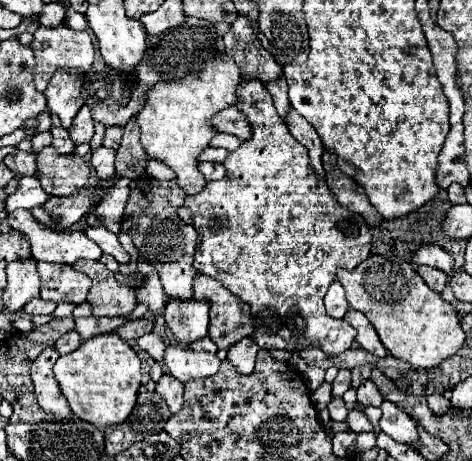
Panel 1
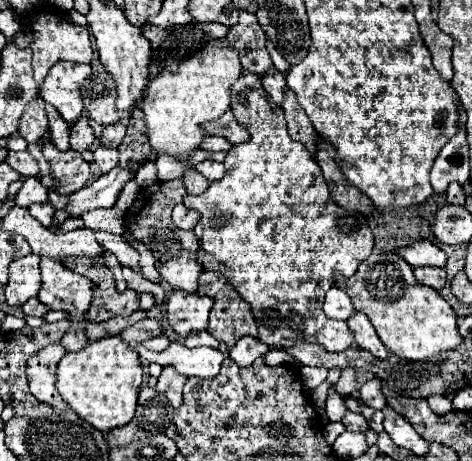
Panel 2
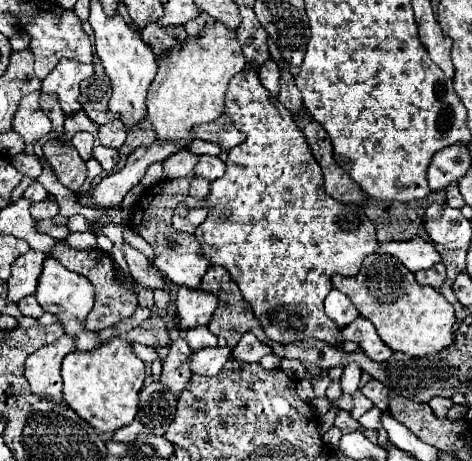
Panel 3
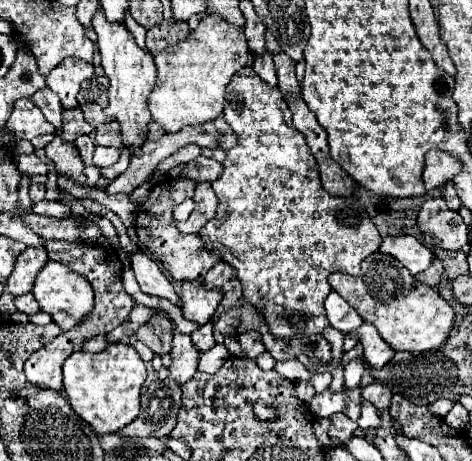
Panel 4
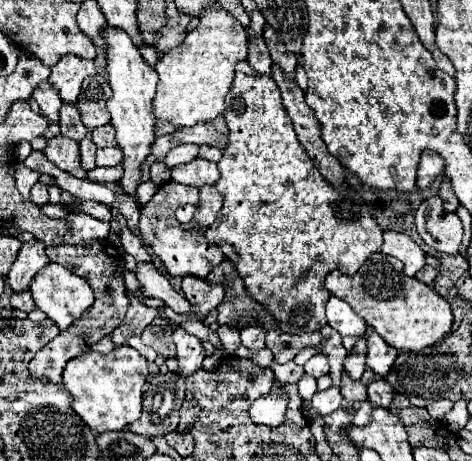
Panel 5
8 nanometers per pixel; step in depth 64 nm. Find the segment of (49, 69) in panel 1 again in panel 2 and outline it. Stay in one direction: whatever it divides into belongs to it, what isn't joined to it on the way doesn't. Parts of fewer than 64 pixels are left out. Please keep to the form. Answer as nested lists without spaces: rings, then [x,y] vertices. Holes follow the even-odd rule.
[[[36,4],[34,12],[28,12],[28,26],[34,32],[32,52],[34,52],[34,72],[48,72],[56,62],[70,60],[78,64],[90,64],[92,60],[92,44],[88,30],[84,26],[76,26],[66,20],[64,12],[60,12],[52,4]]]

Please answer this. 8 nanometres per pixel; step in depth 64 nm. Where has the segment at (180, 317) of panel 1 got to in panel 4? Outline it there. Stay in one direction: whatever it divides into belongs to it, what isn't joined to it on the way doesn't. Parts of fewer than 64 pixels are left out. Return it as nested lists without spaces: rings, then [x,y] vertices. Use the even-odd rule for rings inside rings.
[[[182,282],[180,298],[184,300],[184,318],[198,324],[206,324],[212,318],[218,302],[222,300],[222,292],[216,288],[206,290],[202,282]]]

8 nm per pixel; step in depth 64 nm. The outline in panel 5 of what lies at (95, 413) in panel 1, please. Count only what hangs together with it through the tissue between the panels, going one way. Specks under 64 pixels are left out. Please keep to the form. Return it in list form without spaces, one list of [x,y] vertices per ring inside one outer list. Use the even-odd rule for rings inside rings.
[[[116,346],[110,354],[88,352],[70,360],[64,368],[64,388],[72,394],[76,414],[98,432],[122,430],[142,412],[142,386],[148,376],[146,358],[130,346]]]

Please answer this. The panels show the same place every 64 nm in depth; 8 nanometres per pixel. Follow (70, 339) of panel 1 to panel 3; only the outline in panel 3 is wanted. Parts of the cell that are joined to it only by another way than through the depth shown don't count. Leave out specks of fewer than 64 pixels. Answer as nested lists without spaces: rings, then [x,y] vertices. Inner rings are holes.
[[[46,258],[42,274],[38,278],[38,288],[36,288],[36,300],[40,302],[40,306],[44,308],[44,312],[50,312],[58,318],[58,322],[64,326],[66,334],[76,336],[76,346],[78,350],[96,350],[98,346],[102,346],[98,334],[92,332],[84,332],[84,323],[87,315],[94,306],[94,288],[92,282],[76,272],[70,272],[68,268],[64,268],[58,260],[54,258]]]

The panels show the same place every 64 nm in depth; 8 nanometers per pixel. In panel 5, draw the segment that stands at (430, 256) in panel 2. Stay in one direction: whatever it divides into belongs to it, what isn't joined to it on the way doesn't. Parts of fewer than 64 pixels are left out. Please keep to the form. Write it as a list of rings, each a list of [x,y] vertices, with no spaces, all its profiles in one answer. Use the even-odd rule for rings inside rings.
[[[392,230],[384,232],[384,244],[380,252],[398,258],[404,264],[404,272],[408,276],[414,276],[424,266],[424,260],[426,260],[426,254],[410,236],[402,232],[392,232]]]

